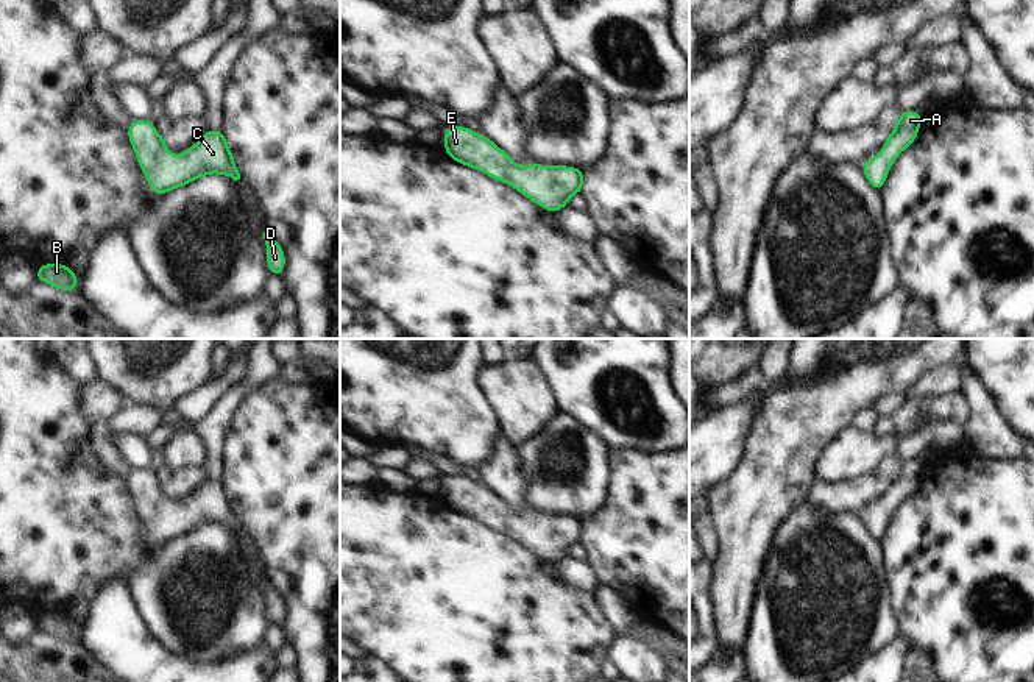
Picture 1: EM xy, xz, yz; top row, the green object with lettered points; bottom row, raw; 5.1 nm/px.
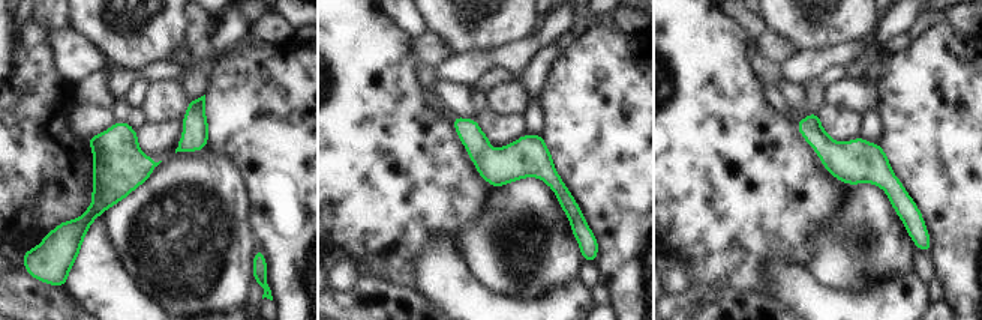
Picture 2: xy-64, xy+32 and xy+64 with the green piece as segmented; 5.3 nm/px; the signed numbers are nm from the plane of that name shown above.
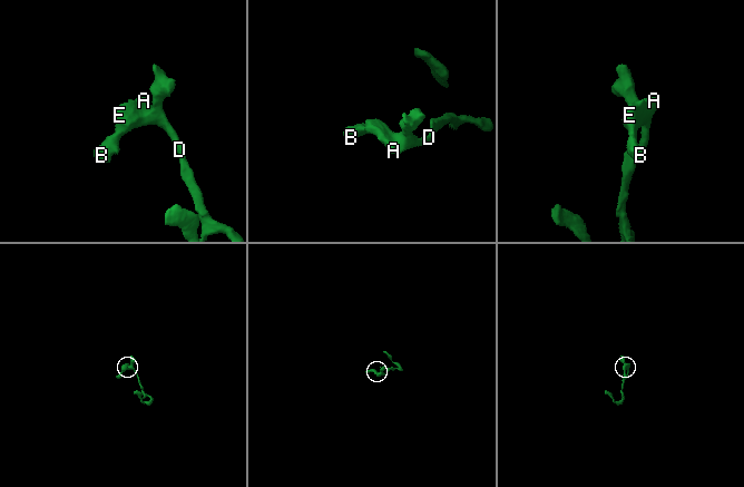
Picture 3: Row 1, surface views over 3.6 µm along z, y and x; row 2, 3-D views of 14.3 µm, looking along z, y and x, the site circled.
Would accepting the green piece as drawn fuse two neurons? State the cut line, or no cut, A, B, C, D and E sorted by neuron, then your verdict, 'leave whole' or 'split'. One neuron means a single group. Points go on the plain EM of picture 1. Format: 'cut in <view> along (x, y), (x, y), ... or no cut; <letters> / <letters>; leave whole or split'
no cut; A B C D E; leave whole

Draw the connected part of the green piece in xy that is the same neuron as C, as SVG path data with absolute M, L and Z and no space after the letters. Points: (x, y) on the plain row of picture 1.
M131 470L128 490L154 545L164 545L211 523L240 529L223 481L209 478L178 507L172 506L164 487L150 470Z

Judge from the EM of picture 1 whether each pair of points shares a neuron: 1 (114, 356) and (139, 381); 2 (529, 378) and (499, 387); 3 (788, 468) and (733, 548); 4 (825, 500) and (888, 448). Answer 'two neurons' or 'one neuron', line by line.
1: one neuron
2: one neuron
3: one neuron
4: two neurons

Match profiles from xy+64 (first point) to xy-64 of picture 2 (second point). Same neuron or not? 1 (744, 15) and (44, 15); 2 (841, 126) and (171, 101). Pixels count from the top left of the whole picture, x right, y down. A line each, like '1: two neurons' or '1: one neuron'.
1: one neuron
2: two neurons

